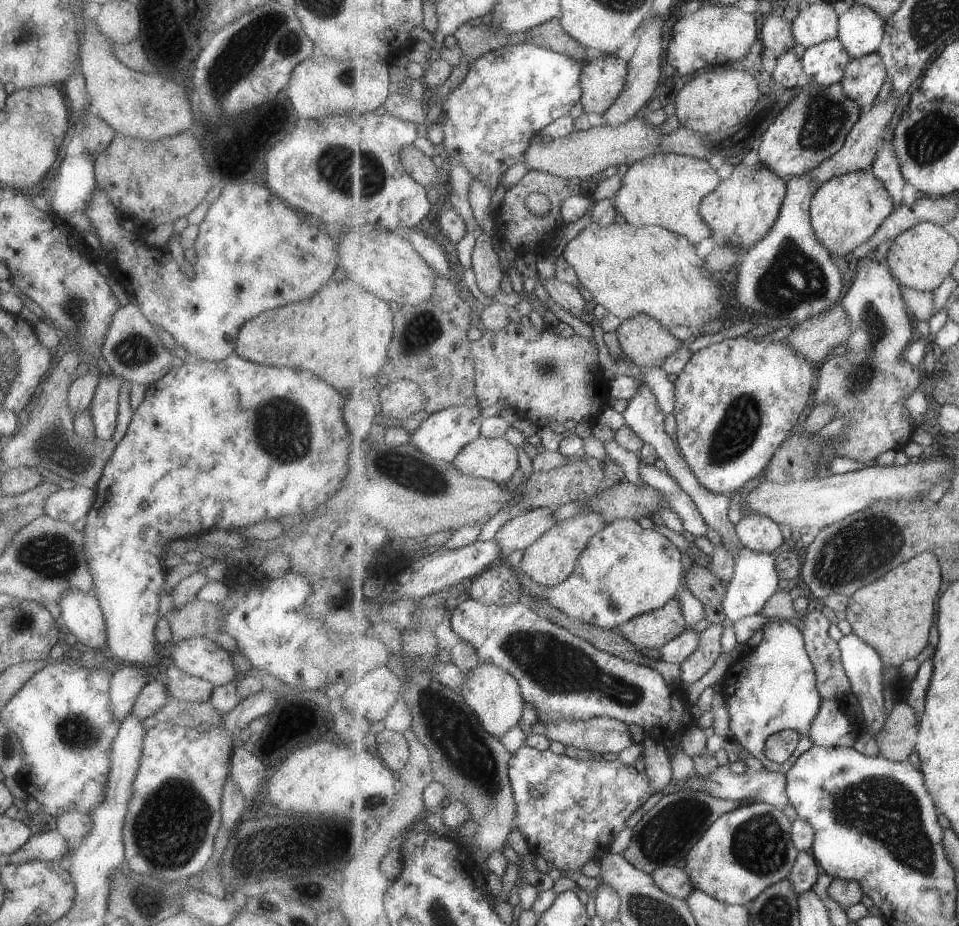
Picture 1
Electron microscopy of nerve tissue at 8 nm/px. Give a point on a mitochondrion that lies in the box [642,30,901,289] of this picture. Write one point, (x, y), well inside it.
(826, 116)

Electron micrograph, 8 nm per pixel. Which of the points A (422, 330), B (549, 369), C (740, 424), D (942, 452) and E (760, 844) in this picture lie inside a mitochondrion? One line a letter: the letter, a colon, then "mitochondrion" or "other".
A: mitochondrion
B: mitochondrion
C: mitochondrion
D: other
E: mitochondrion

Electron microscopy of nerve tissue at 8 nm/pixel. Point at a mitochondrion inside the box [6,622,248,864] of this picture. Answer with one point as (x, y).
(76, 732)

